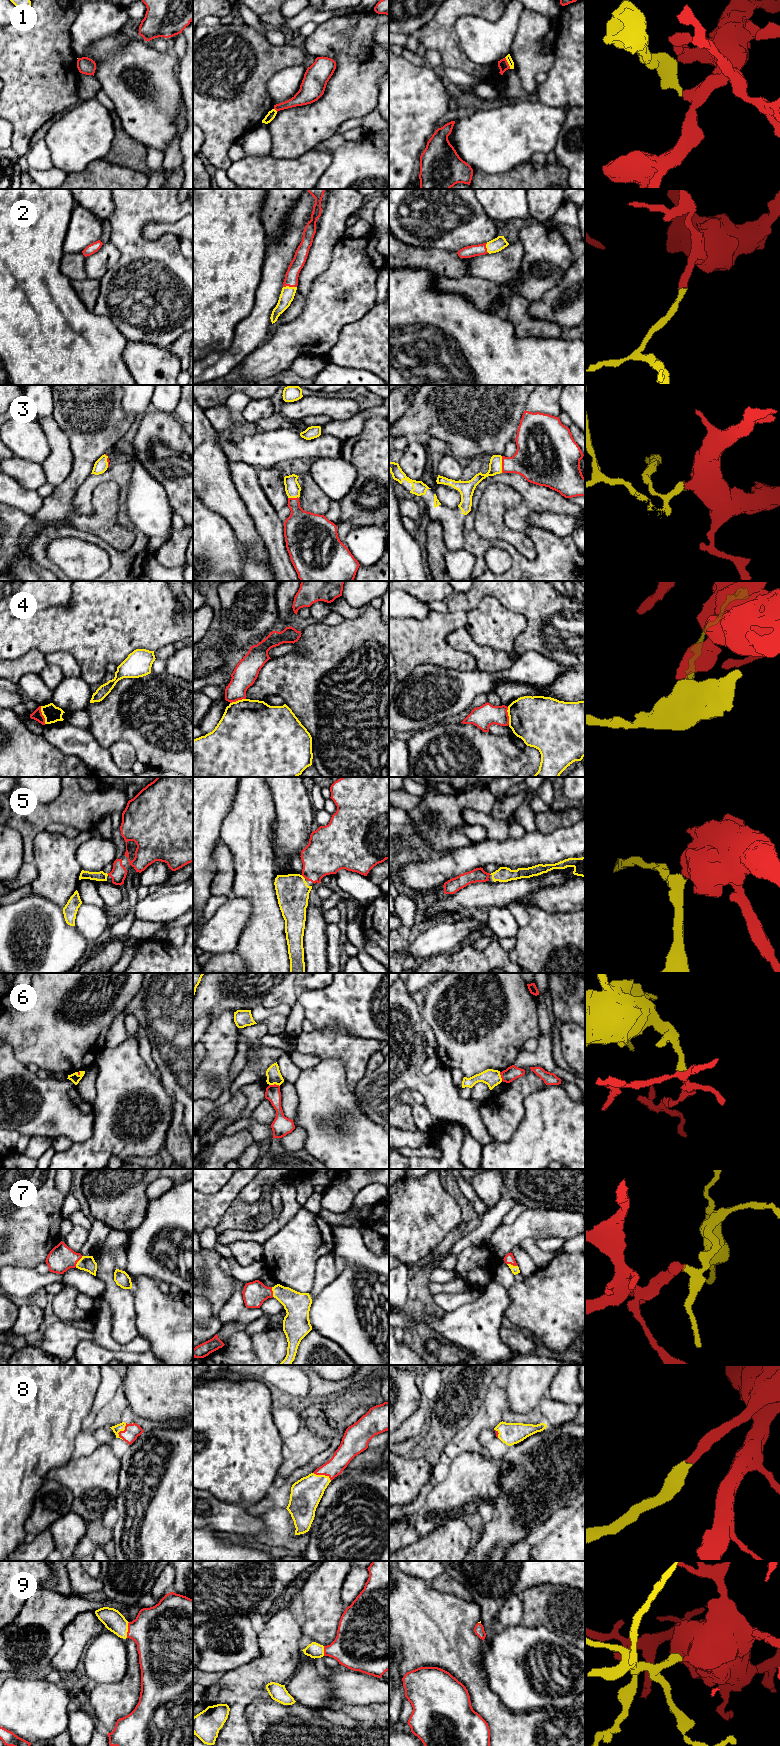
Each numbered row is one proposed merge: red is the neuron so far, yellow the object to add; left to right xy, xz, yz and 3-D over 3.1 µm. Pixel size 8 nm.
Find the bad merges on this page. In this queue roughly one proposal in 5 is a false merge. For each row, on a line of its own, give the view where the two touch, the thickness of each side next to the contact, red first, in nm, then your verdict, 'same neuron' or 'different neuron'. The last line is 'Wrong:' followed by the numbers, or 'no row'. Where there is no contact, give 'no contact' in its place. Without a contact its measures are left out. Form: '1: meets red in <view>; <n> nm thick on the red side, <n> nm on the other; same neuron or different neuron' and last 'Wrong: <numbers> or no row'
1: meets red in yz; 90 nm thick on the red side, 50 nm on the other; different neuron
2: meets red in xz; 110 nm thick on the red side, 110 nm on the other; same neuron
3: meets red in yz; 300 nm thick on the red side, 110 nm on the other; same neuron
4: meets red in xy; 80 nm thick on the red side, 140 nm on the other; different neuron
5: meets red in xz; 320 nm thick on the red side, 260 nm on the other; same neuron
6: meets red in xz; 120 nm thick on the red side, 120 nm on the other; different neuron
7: meets red in xy; 200 nm thick on the red side, 130 nm on the other; same neuron
8: meets red in xy; 120 nm thick on the red side, 70 nm on the other; same neuron
9: meets red in xy; 420 nm thick on the red side, 160 nm on the other; same neuron
Wrong: 1, 4, 6

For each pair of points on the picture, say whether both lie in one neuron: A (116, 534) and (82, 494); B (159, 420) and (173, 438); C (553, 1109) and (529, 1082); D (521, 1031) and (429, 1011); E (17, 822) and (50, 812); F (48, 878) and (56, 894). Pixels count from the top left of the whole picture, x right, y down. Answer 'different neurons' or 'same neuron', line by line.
A: different neurons
B: same neuron
C: different neurons
D: same neuron
E: same neuron
F: same neuron

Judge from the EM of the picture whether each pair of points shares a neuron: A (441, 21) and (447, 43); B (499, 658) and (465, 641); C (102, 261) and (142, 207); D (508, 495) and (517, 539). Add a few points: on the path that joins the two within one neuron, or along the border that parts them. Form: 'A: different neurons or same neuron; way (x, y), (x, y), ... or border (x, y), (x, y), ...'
A: same neuron; way (441, 26), (441, 36), (443, 38)
B: same neuron; way (491, 658), (486, 658), (473, 649)
C: different neurons; border (110, 241), (119, 252), (119, 260), (112, 268)
D: same neuron; way (499, 506), (499, 523), (506, 530)

